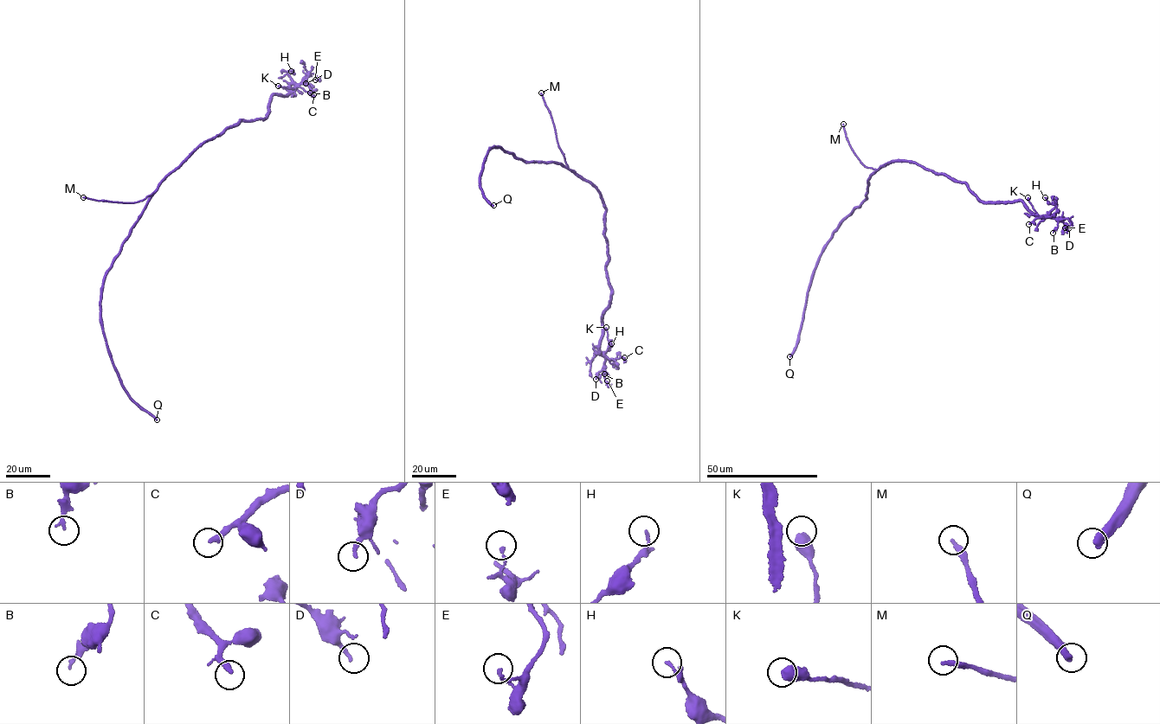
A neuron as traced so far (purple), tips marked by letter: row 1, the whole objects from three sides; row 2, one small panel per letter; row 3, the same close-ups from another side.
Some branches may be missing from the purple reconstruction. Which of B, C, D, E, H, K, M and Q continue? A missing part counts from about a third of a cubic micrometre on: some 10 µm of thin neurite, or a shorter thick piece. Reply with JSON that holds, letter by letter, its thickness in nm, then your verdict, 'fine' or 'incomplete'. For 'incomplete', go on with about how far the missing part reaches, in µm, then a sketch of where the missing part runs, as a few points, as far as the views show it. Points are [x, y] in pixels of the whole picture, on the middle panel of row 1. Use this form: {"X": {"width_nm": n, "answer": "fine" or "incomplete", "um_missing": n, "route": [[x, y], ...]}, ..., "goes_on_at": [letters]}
{"B": {"width_nm": 150, "answer": "fine"}, "C": {"width_nm": 260, "answer": "incomplete", "um_missing": 20, "route": [[624, 357], [632, 354], [630, 335]]}, "D": {"width_nm": 200, "answer": "fine"}, "E": {"width_nm": 160, "answer": "fine"}, "H": {"width_nm": 130, "answer": "fine"}, "K": {"width_nm": 550, "answer": "fine"}, "M": {"width_nm": 260, "answer": "incomplete", "um_missing": 20}, "Q": {"width_nm": 400, "answer": "incomplete", "um_missing": 120}, "goes_on_at": ["C", "M", "Q"]}

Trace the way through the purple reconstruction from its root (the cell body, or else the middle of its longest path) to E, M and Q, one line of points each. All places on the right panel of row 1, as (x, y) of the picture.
E: (882, 167), (919, 164), (967, 183), (981, 201), (1021, 201), (1035, 215), (1067, 219), (1065, 227)
M: (882, 167), (873, 169), (860, 162), (849, 145), (843, 124)
Q: (882, 167), (868, 180), (865, 200), (843, 221), (820, 256), (808, 291), (797, 342), (789, 356)

